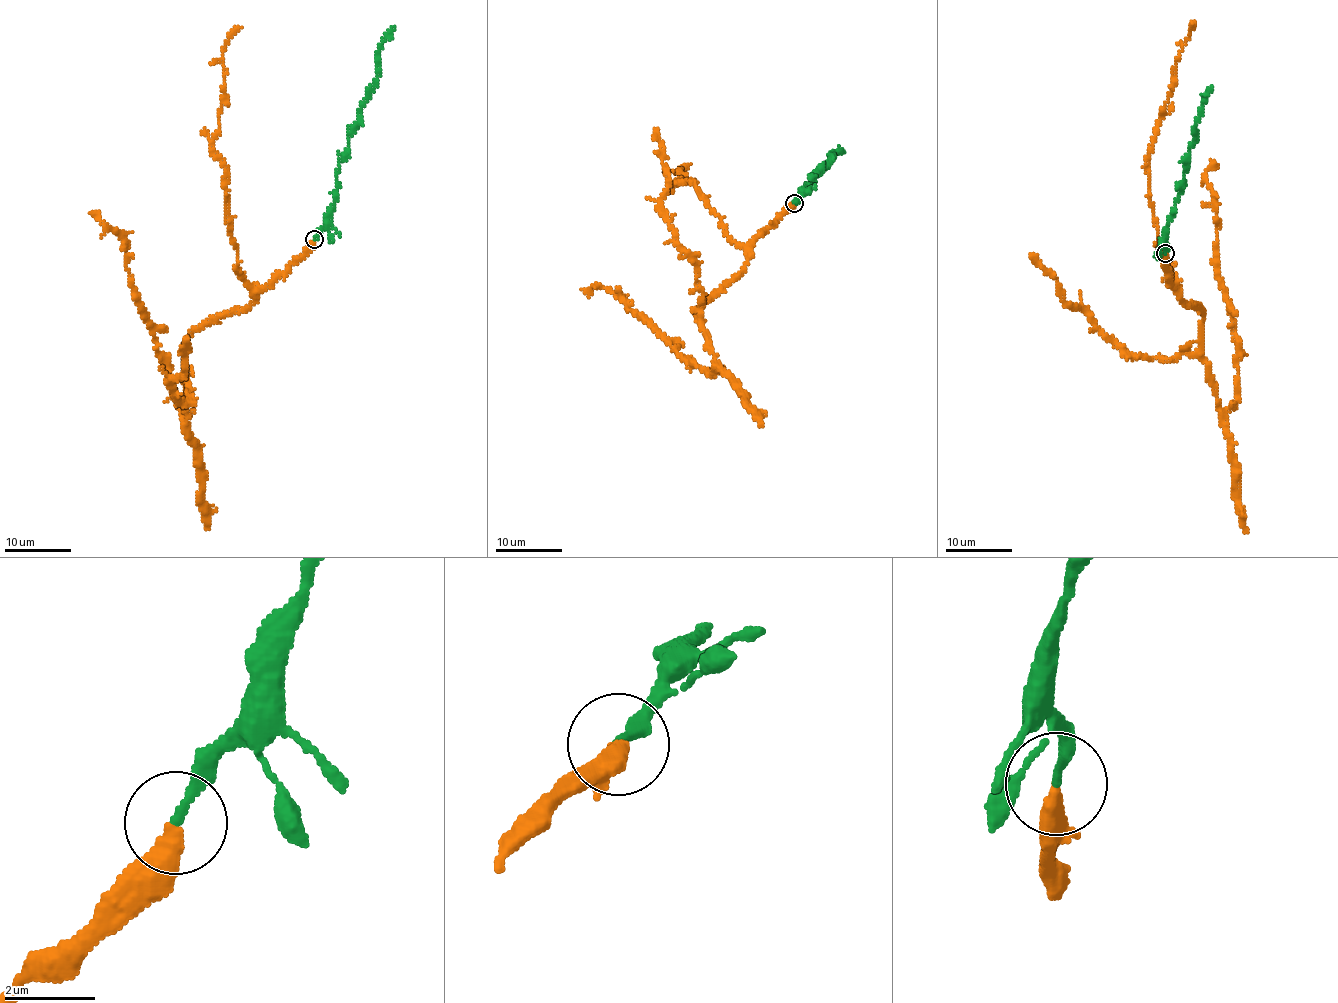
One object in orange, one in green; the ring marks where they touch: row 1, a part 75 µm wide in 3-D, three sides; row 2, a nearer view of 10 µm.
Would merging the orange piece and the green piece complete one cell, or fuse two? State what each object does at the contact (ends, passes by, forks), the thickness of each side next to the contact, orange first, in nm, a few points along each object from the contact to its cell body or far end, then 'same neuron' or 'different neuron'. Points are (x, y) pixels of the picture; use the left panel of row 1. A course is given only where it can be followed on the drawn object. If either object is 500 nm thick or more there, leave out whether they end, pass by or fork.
orange ends; green ends; calibres 400 and 190 nm; course orange (315, 240), (257, 302), (188, 339), (184, 425), (169, 360), (126, 266), (126, 240), (90, 212); course green (315, 240), (332, 205), (350, 126), (357, 120), (358, 108), (367, 89), (377, 79), (379, 46), (393, 25); same neuron

